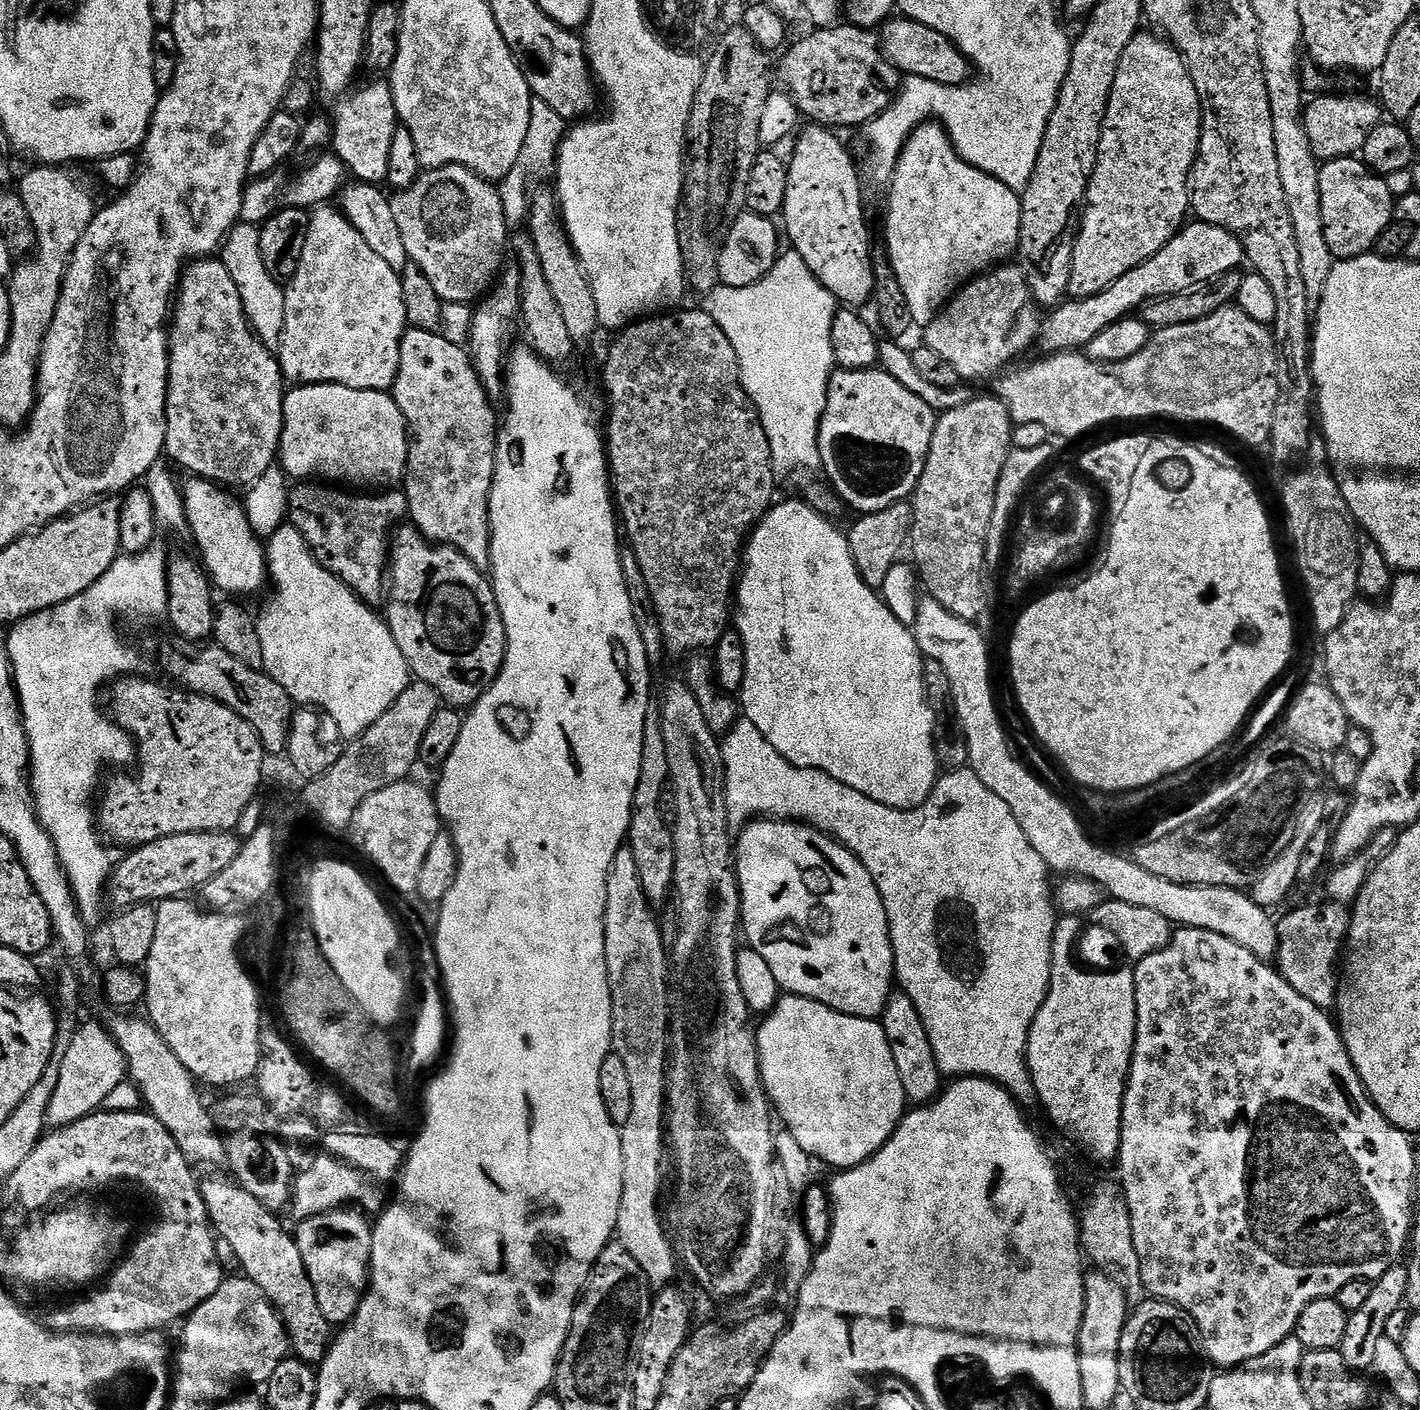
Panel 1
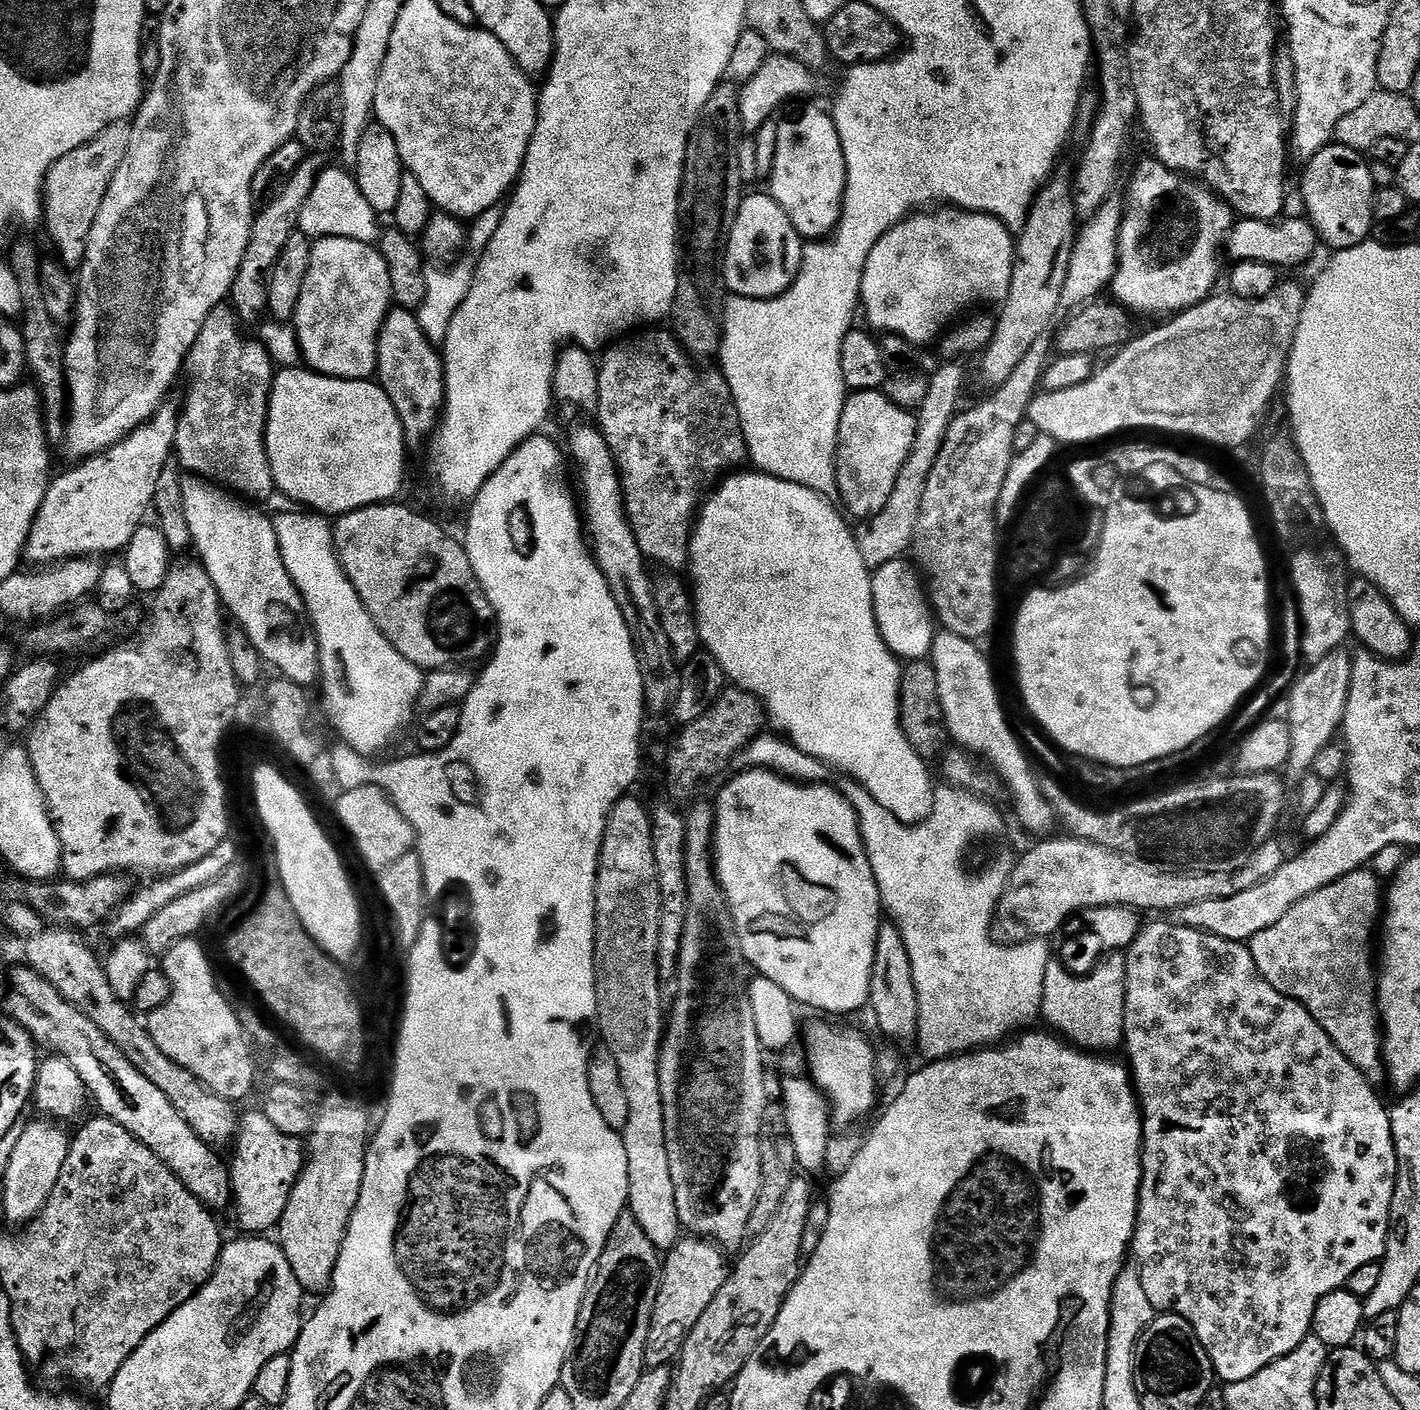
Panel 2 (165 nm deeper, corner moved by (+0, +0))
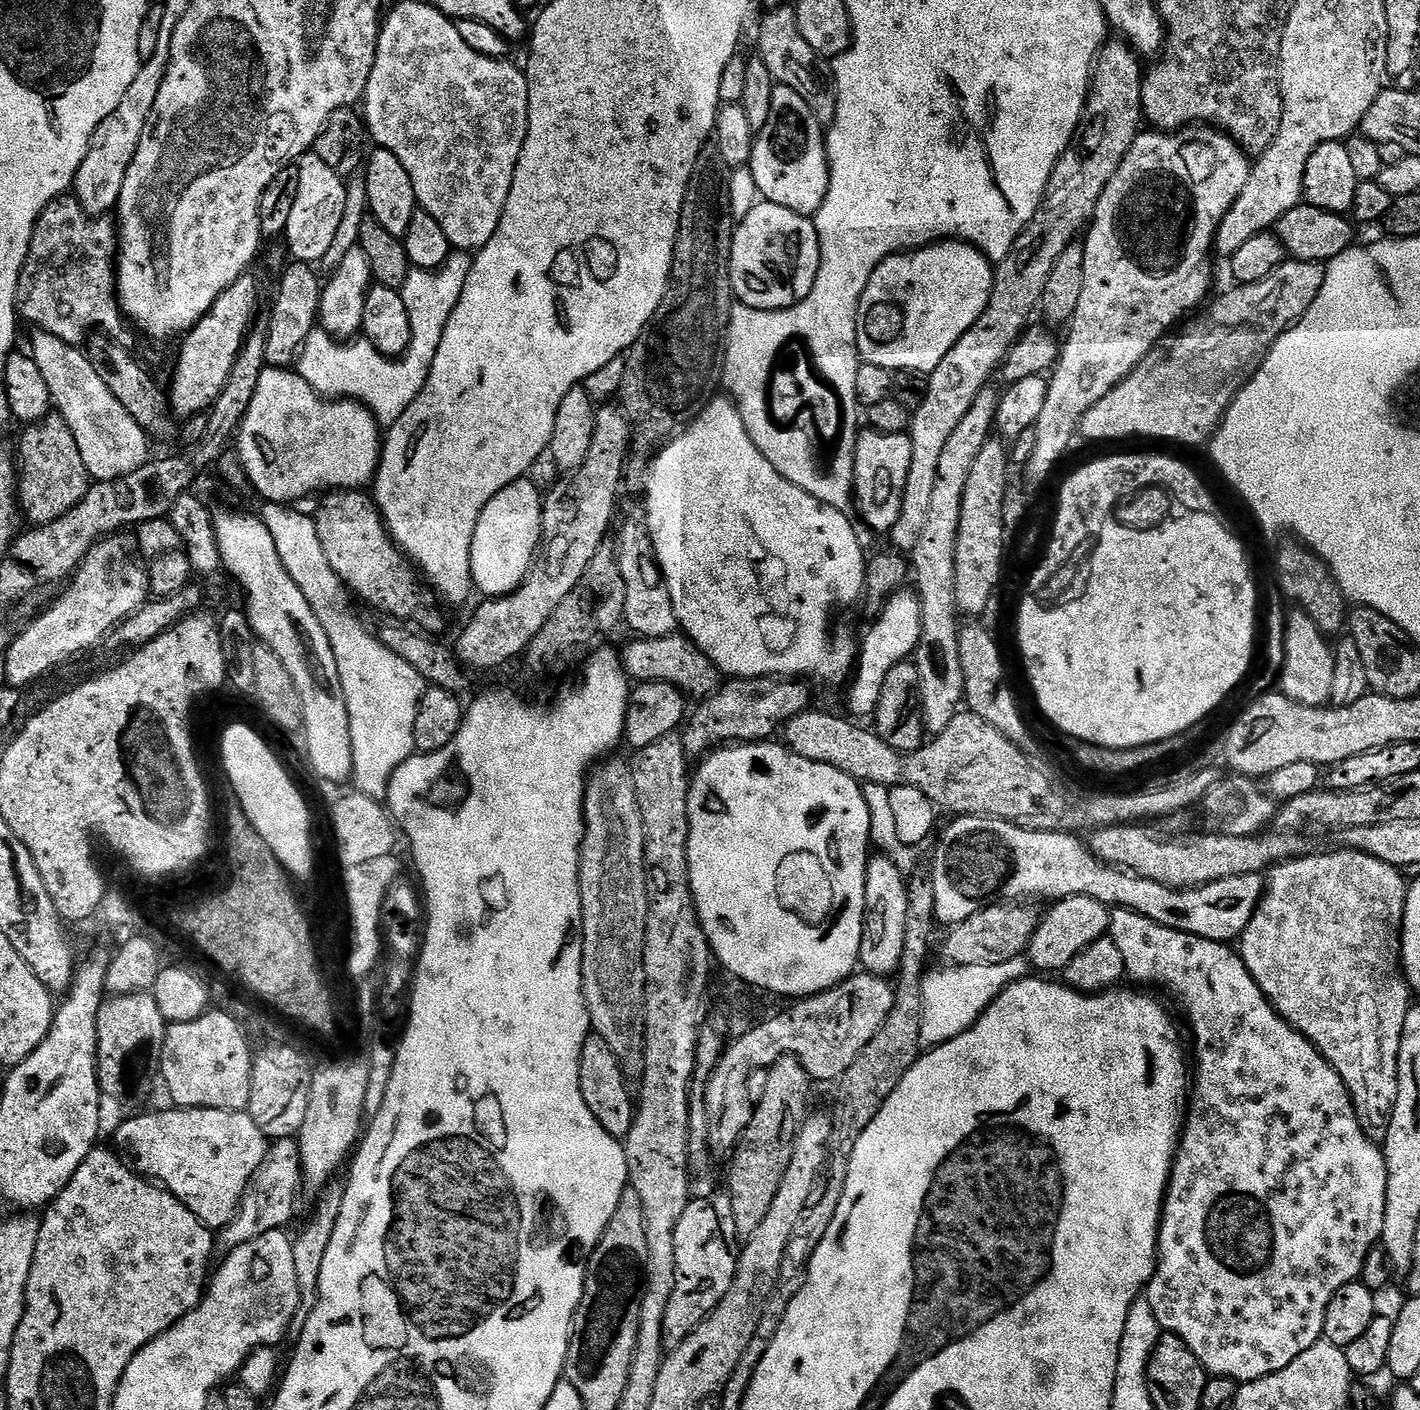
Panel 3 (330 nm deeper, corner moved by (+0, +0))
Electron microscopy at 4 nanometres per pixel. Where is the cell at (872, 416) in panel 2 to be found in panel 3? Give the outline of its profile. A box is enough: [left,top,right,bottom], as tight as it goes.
[854,430,911,534]

